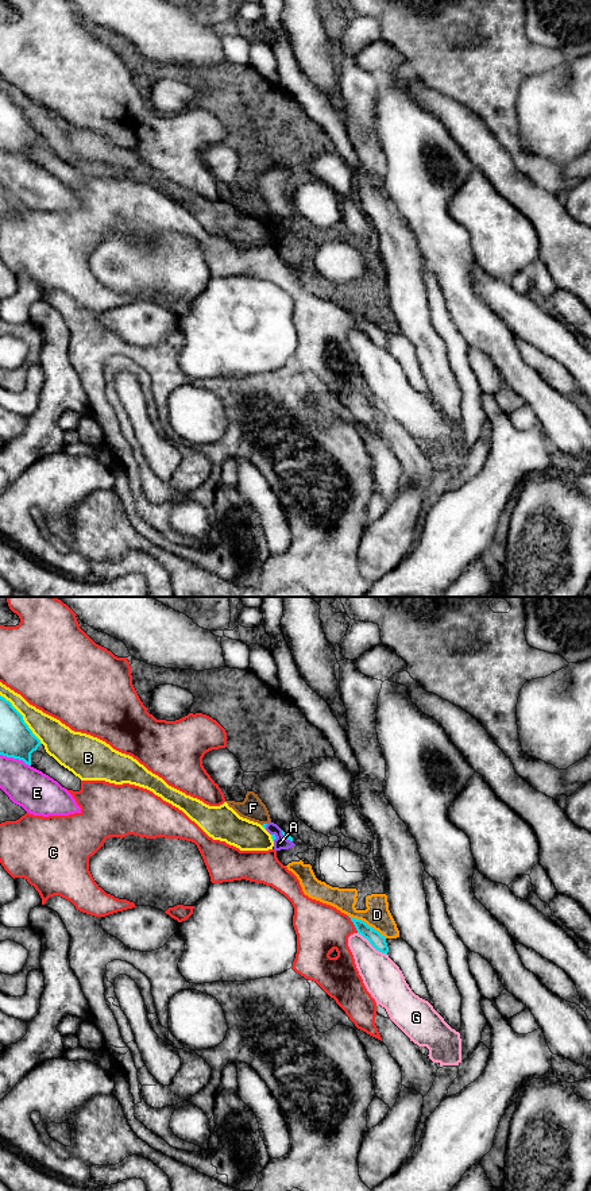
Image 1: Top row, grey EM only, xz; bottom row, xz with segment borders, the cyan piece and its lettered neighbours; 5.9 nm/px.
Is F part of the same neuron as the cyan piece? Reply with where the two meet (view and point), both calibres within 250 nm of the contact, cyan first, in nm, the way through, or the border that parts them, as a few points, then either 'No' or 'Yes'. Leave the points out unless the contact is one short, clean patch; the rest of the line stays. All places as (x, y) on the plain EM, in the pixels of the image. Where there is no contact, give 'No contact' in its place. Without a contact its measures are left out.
Touches cyan at xz (263, 219). Thickness 20 nm (cyan) against 140 nm. Boundary: xz (266, 218), (262, 220). No

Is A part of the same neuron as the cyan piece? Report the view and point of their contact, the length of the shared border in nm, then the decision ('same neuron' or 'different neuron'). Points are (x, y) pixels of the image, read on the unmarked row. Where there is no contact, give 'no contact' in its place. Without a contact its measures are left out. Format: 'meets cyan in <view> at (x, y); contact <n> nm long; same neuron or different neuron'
meets cyan in xz at (286, 232); contact 100 nm long; different neuron

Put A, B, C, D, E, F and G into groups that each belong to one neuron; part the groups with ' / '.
A D F / B / C / E / G

